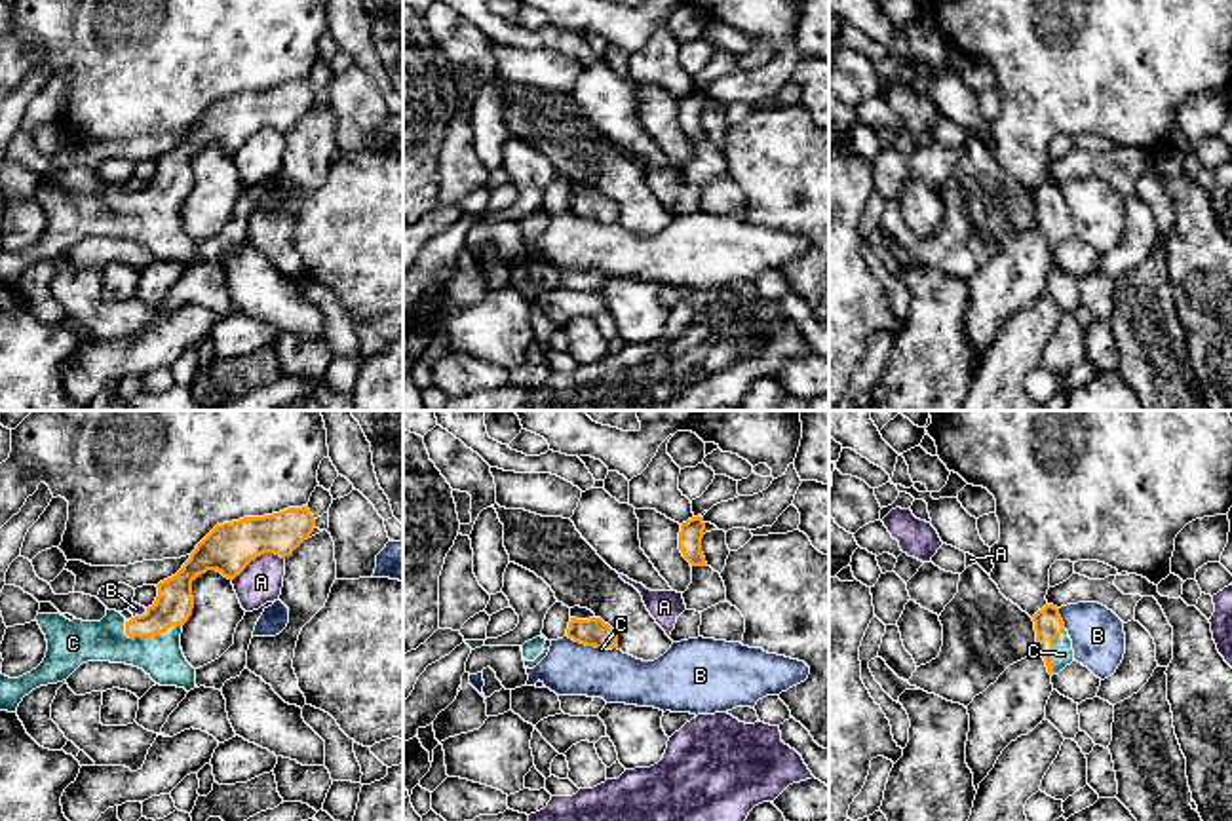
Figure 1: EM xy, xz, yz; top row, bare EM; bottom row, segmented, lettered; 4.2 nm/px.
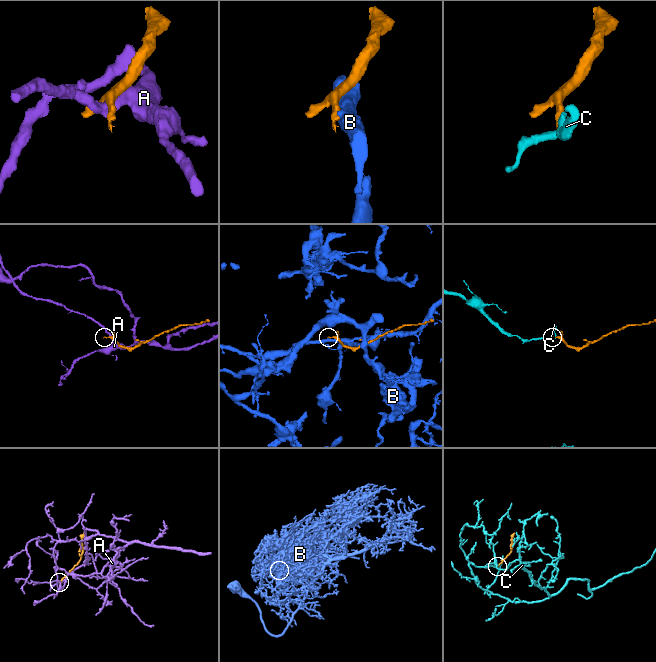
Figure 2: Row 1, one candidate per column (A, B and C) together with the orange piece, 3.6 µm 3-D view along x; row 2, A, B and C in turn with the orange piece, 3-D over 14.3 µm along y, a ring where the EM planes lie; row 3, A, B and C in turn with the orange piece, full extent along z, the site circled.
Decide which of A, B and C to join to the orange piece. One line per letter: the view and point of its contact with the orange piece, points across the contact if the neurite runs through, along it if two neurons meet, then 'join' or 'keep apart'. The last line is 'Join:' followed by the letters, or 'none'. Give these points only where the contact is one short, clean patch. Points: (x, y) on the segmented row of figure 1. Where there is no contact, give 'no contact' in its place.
A: xy (257, 555) | keep apart
B: xz (584, 643) | along xz (567, 635), (599, 649) | keep apart
C: xy (153, 635) | join
Join: C

